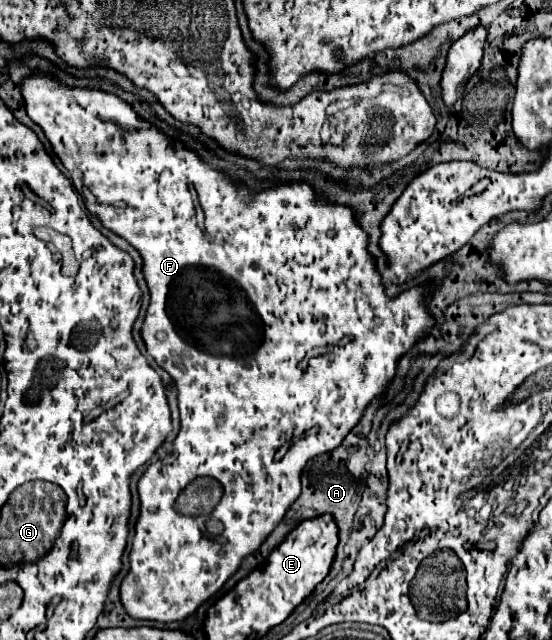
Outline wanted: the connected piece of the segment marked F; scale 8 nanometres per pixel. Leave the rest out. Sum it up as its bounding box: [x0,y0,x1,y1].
[22,74,434,622]

